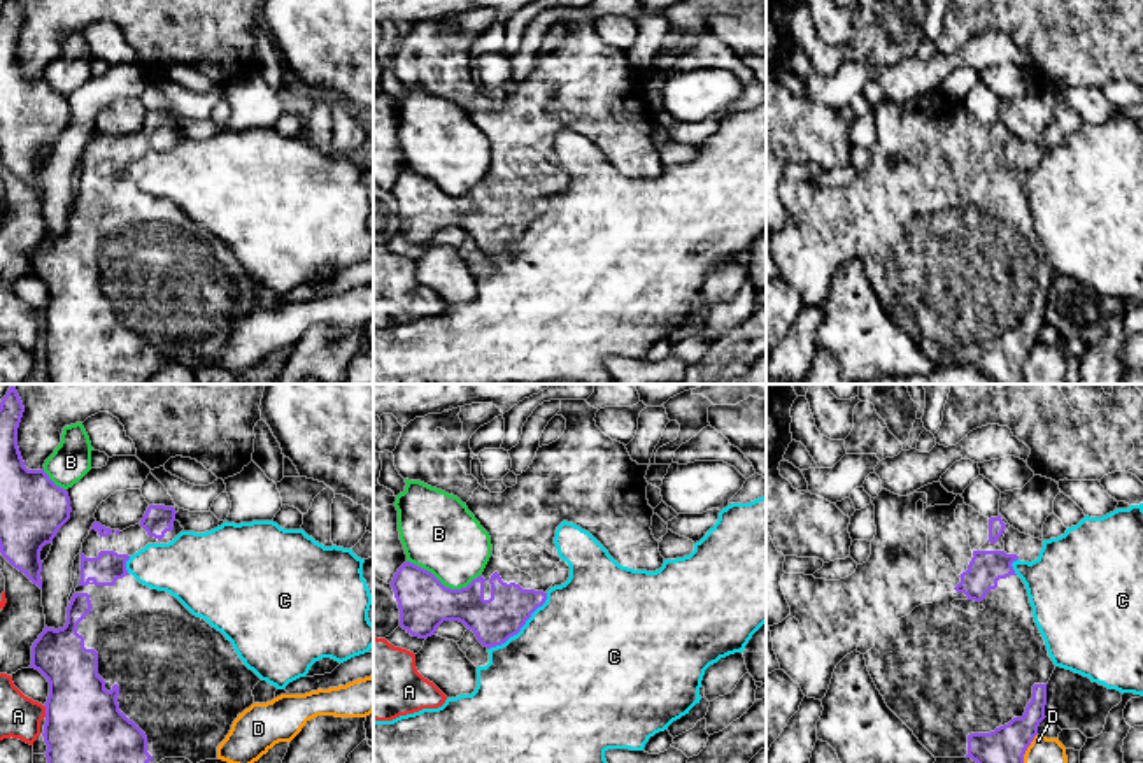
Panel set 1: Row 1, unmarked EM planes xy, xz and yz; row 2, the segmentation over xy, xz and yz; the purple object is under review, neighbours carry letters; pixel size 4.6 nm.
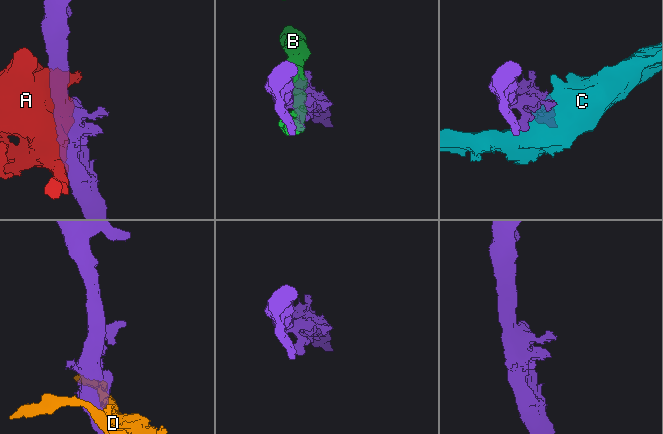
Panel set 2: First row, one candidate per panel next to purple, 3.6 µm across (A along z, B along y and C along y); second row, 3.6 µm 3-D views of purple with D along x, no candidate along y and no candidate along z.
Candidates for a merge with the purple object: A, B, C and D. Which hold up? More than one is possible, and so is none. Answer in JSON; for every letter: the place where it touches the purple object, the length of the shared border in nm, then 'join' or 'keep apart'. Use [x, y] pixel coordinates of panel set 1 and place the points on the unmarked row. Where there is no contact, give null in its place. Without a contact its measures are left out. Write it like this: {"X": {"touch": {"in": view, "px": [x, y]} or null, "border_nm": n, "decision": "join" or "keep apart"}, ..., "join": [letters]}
{"A": {"touch": {"in": "xy", "px": [46, 318]}, "border_nm": 60, "decision": "keep apart"}, "B": {"touch": {"in": "xz", "px": [442, 192]}, "border_nm": 340, "decision": "keep apart"}, "C": {"touch": {"in": "xz", "px": [521, 234]}, "border_nm": 380, "decision": "keep apart"}, "D": {"touch": {"in": "yz", "px": [1024, 360]}, "border_nm": 200, "decision": "keep apart"}, "join": []}

